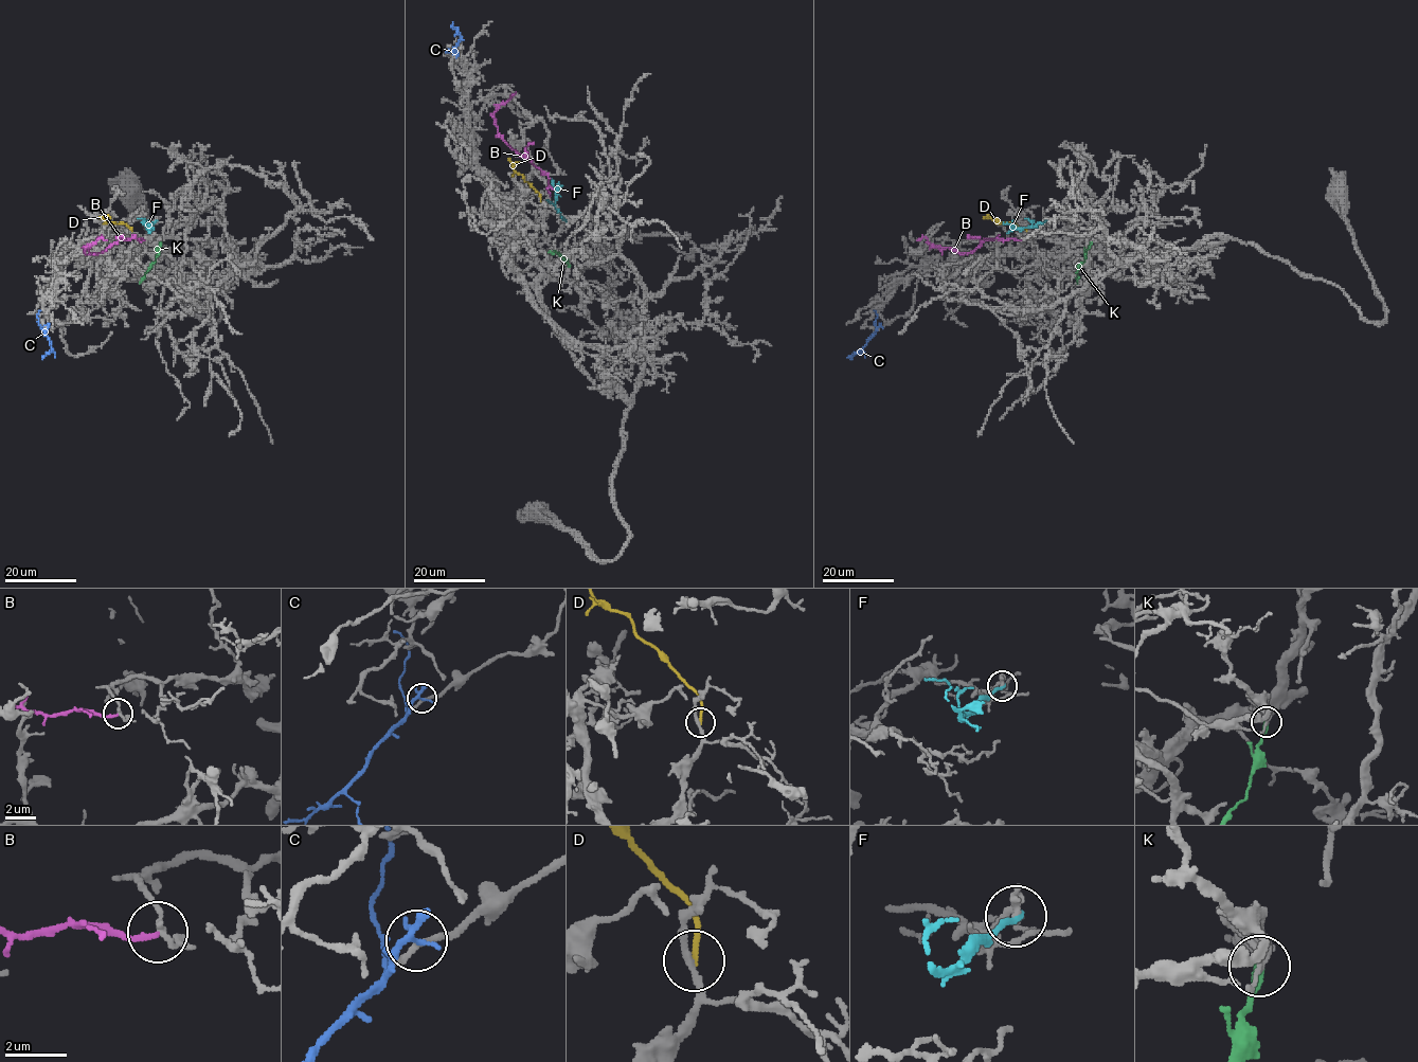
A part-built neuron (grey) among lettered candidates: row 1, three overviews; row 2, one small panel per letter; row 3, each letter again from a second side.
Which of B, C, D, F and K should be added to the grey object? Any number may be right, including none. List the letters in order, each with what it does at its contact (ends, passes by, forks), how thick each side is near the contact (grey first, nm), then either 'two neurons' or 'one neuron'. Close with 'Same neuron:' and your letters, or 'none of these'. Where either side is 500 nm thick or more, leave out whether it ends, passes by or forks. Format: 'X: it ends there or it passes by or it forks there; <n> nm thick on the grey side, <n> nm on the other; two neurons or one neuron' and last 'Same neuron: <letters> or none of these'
B: it ends there; 160 nm thick on the grey side, 180 nm on the other; two neurons
C: it forks there; 300 nm thick on the grey side, 160 nm on the other; two neurons
D: it ends there; 220 nm thick on the grey side, 180 nm on the other; two neurons
F: it ends there; 280 nm thick on the grey side, 190 nm on the other; two neurons
K: it ends there; 280 nm thick on the grey side, 360 nm on the other; two neurons
Same neuron: none of these

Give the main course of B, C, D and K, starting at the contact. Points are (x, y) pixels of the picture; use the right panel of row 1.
B: (1021, 239), (985, 238), (973, 251), (959, 253), (949, 248), (932, 247), (925, 237), (917, 240)
C: (879, 327), (860, 348), (846, 357)
D: (1026, 230), (999, 222), (988, 215), (986, 219)
K: (1090, 244), (1078, 268), (1076, 283)

